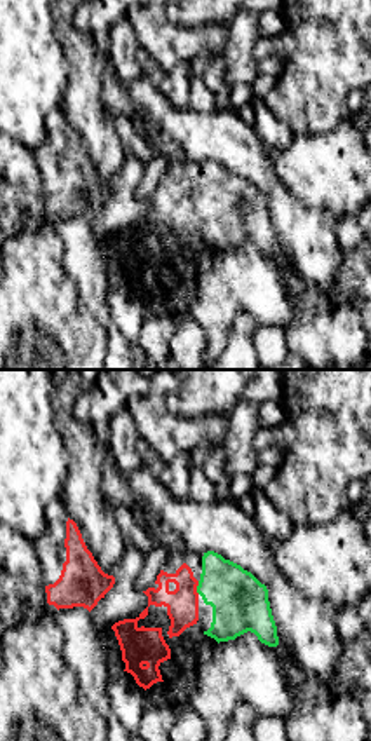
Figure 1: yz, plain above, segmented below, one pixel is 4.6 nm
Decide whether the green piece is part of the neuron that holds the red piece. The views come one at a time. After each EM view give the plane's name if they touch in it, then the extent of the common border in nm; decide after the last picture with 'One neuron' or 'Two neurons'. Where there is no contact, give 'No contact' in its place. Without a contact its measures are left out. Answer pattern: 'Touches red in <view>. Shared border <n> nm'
Touches red in yz. Shared border 60 nm

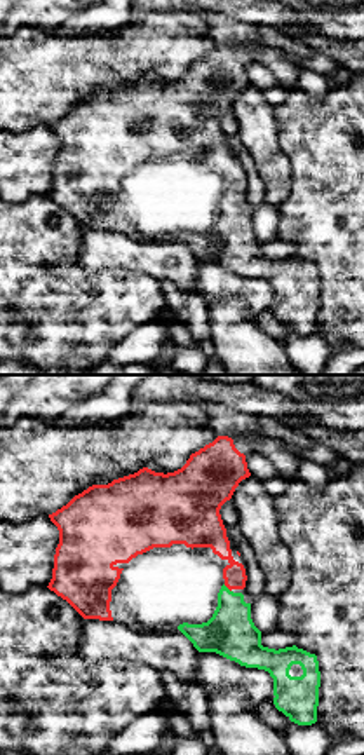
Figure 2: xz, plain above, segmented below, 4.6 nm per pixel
Touches red in xz. Shared border 50 nm

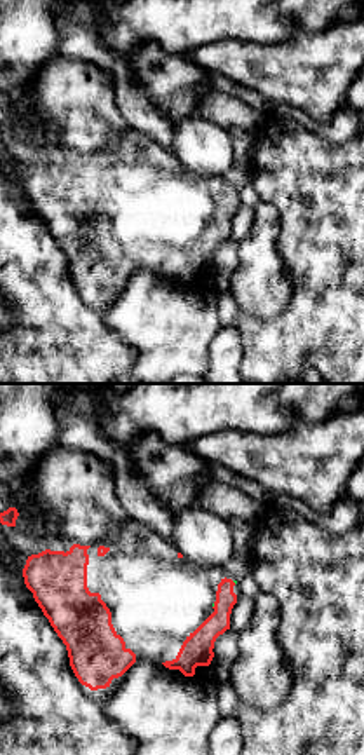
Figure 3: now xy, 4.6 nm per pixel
Touches red in xy. Shared border 30 nm

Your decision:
One neuron

